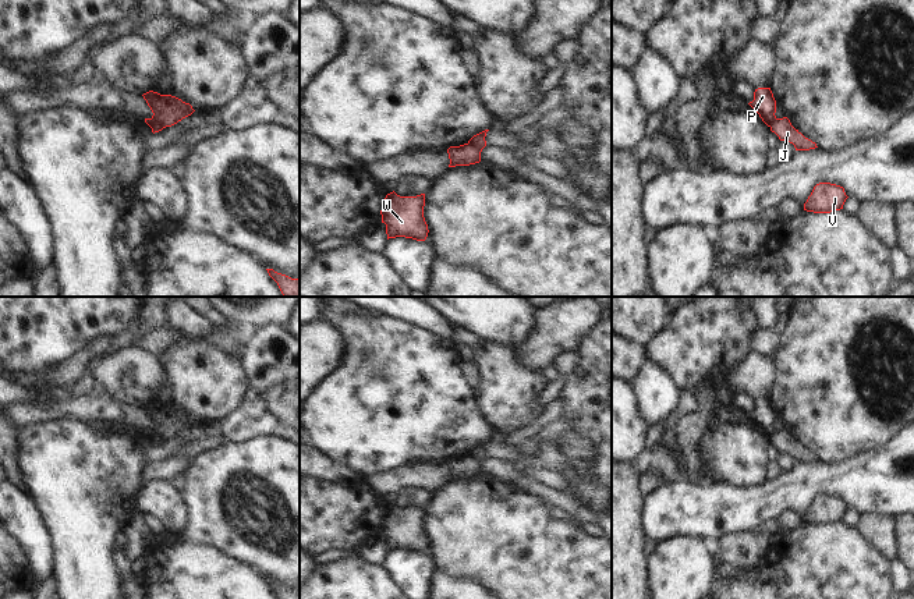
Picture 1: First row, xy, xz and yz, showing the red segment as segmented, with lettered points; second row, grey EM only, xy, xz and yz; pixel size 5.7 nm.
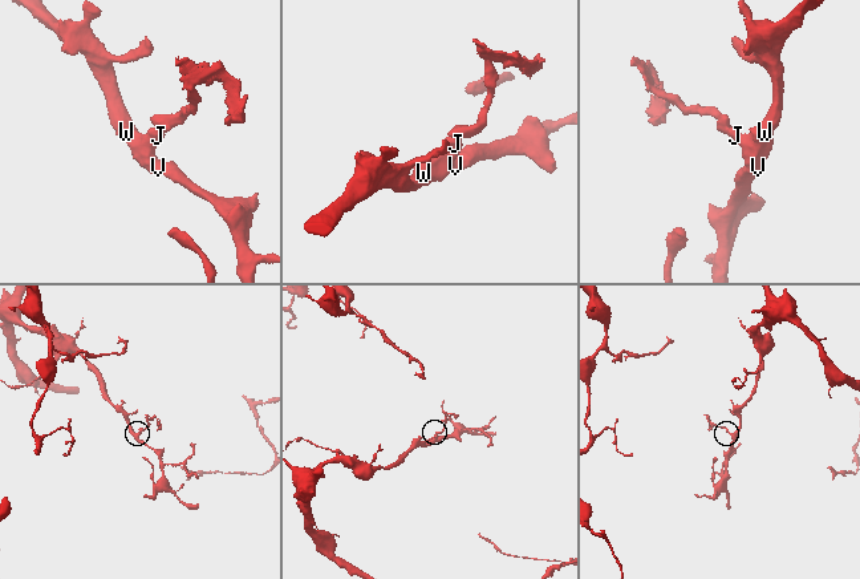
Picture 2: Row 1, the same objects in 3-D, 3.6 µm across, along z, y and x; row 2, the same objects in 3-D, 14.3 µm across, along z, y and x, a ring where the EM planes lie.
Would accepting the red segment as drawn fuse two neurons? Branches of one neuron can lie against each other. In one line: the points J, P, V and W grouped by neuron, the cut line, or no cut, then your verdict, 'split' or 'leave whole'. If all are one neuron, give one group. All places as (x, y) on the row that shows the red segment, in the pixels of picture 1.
J V W / P; cut in xz along (467, 144), (481, 149); split

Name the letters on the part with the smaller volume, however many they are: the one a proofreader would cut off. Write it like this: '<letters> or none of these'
P.

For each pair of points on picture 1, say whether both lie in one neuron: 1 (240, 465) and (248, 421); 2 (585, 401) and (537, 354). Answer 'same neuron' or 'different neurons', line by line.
1: different neurons
2: different neurons

